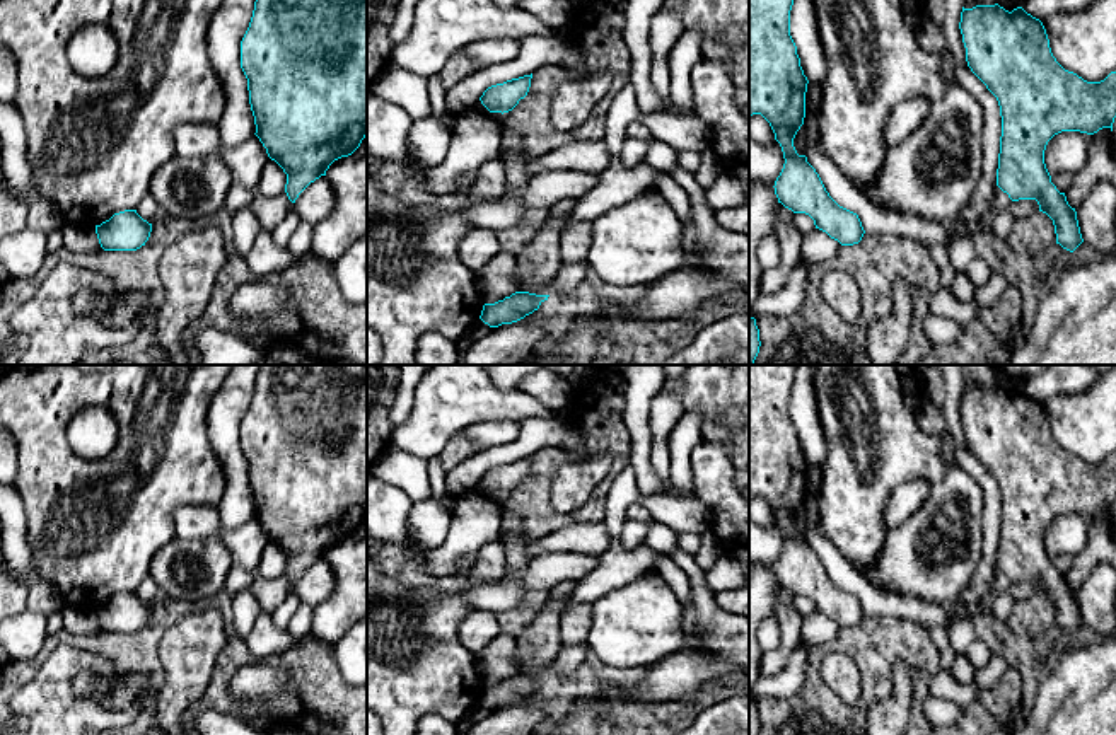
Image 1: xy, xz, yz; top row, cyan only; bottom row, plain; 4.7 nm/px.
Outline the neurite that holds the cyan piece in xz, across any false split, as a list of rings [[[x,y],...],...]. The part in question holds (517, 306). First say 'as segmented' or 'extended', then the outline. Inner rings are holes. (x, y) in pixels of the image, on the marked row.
as segmented; [[[515,292],[495,304],[485,304],[480,319],[490,327],[512,324],[538,310],[548,297],[549,295]]]

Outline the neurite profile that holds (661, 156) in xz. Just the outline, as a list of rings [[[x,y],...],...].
[[[652,140],[647,152],[647,162],[657,171],[669,174],[677,164],[677,152],[664,142]]]

